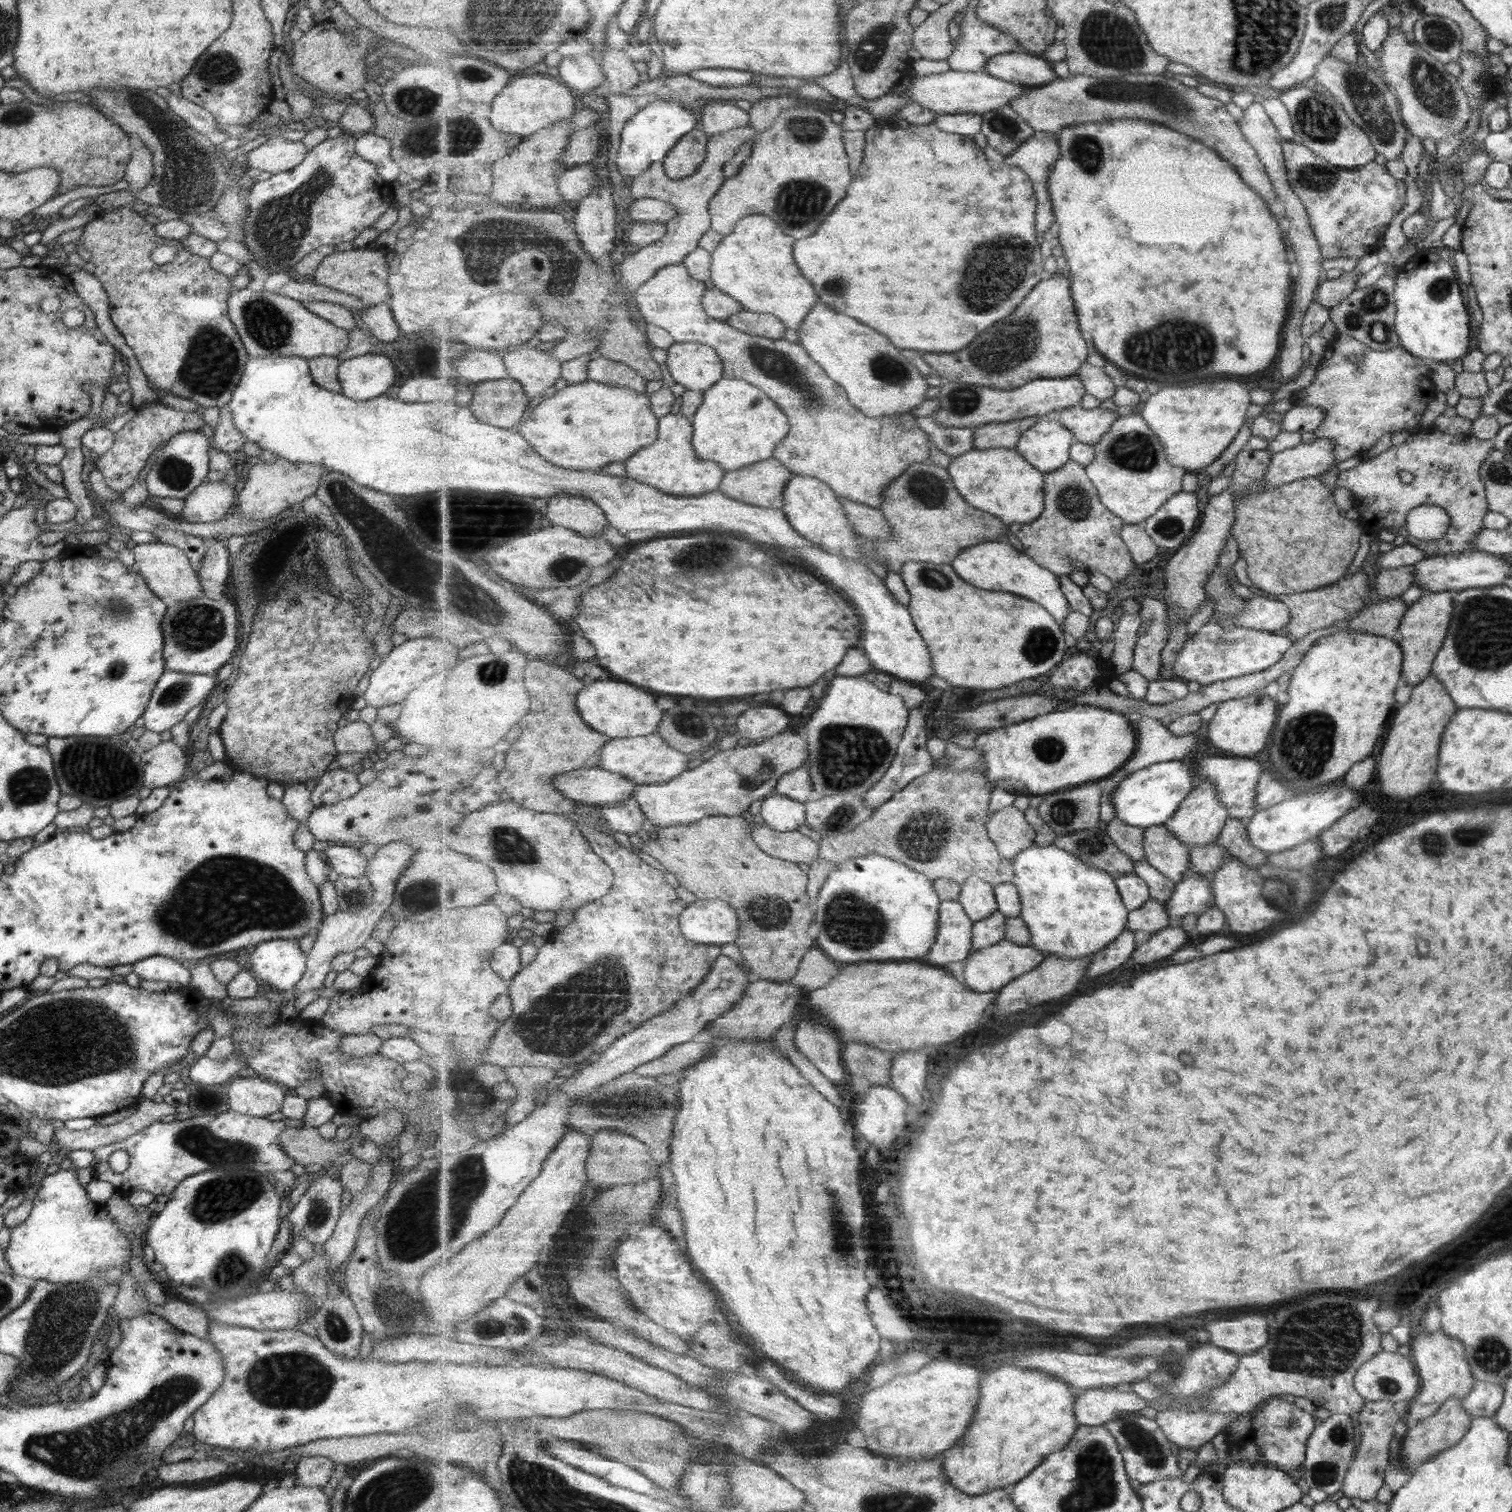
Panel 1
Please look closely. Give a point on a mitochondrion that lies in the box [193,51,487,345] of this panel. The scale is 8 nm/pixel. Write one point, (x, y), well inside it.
(278, 230)

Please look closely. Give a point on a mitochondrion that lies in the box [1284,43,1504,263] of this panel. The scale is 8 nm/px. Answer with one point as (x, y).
(1376, 116)

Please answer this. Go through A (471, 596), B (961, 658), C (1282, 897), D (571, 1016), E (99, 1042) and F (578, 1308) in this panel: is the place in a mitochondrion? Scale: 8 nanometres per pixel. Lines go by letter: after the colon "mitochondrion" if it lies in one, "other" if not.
A: mitochondrion
B: other
C: mitochondrion
D: mitochondrion
E: mitochondrion
F: other

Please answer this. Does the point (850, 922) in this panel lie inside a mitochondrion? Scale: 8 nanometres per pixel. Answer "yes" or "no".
yes

